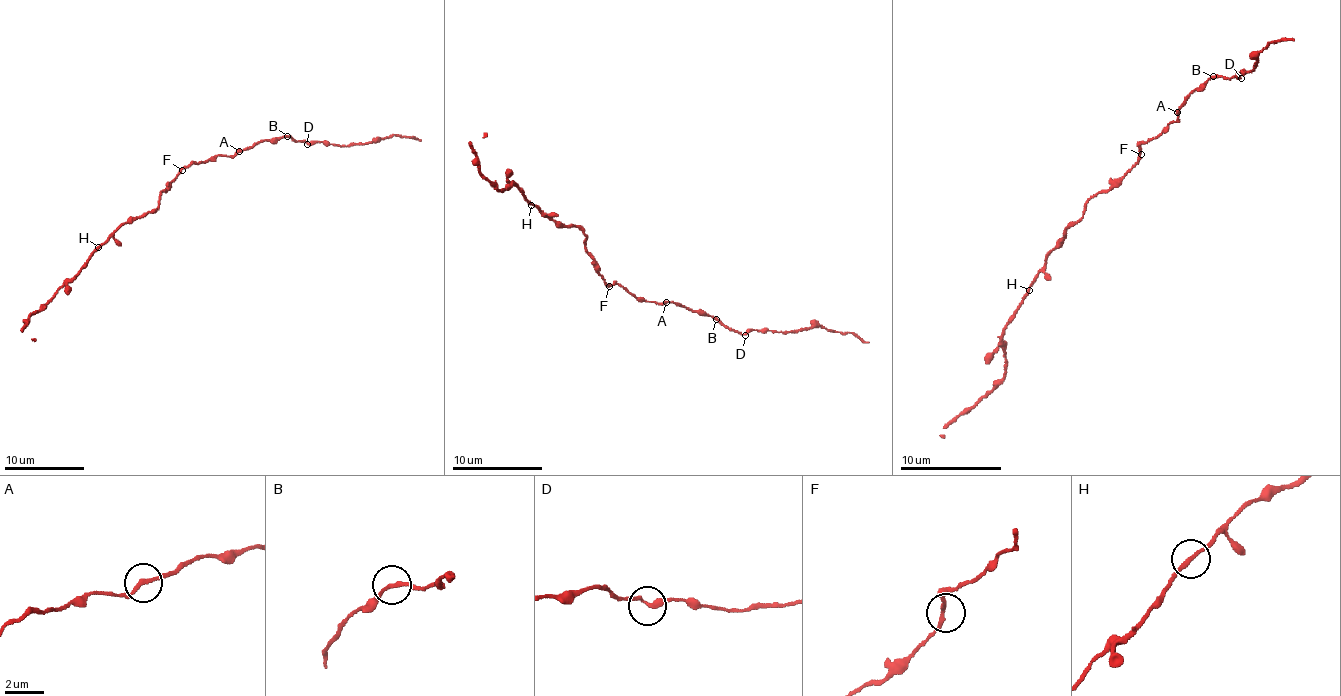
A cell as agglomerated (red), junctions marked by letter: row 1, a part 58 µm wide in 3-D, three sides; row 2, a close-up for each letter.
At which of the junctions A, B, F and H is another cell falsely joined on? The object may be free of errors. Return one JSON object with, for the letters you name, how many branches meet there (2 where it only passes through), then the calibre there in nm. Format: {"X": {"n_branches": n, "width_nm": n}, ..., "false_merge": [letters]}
{"B": {"n_branches": 2, "width_nm": 170}, "false_merge": ["B"]}

